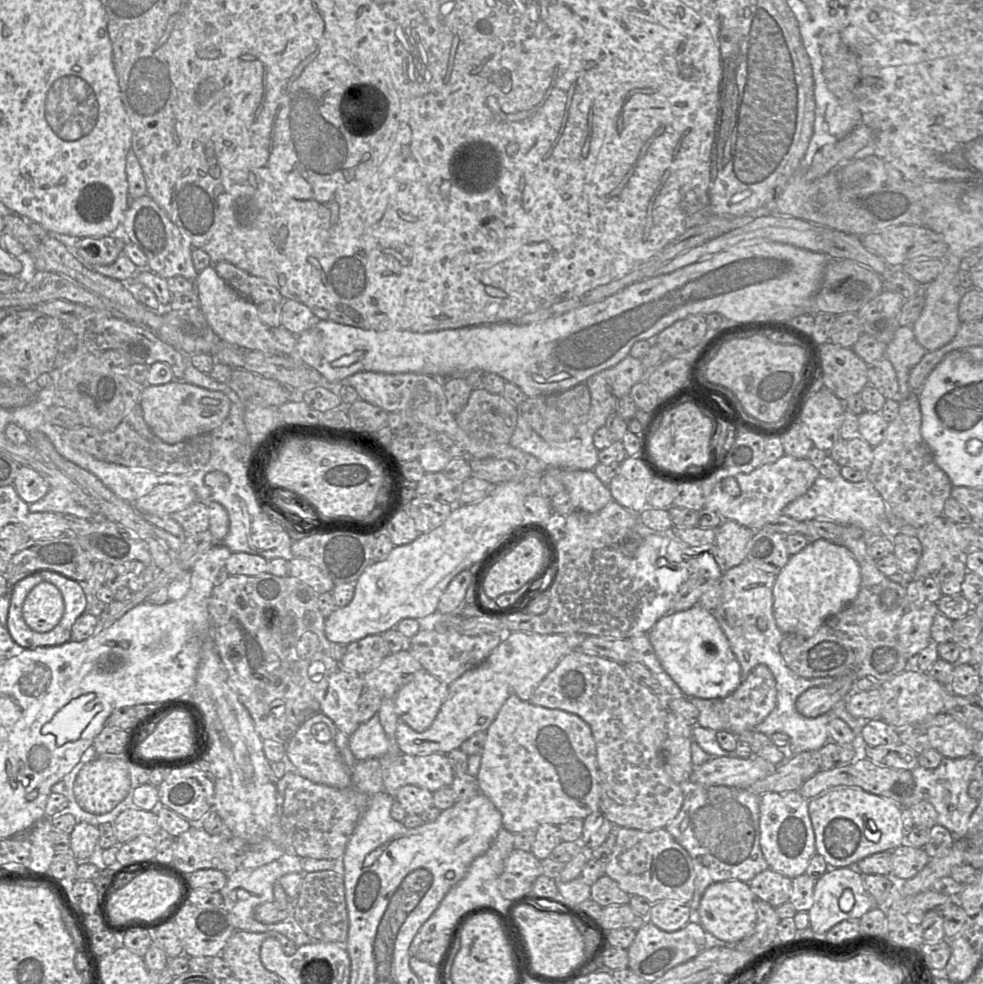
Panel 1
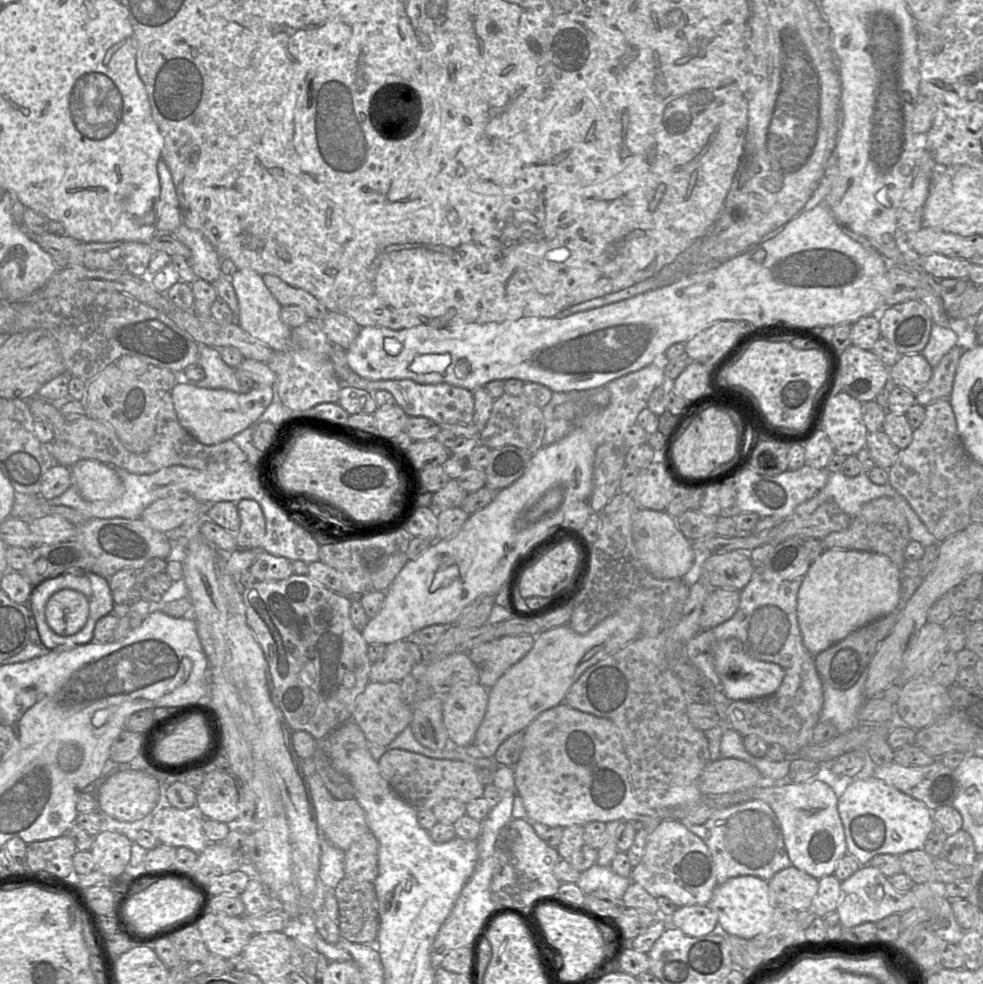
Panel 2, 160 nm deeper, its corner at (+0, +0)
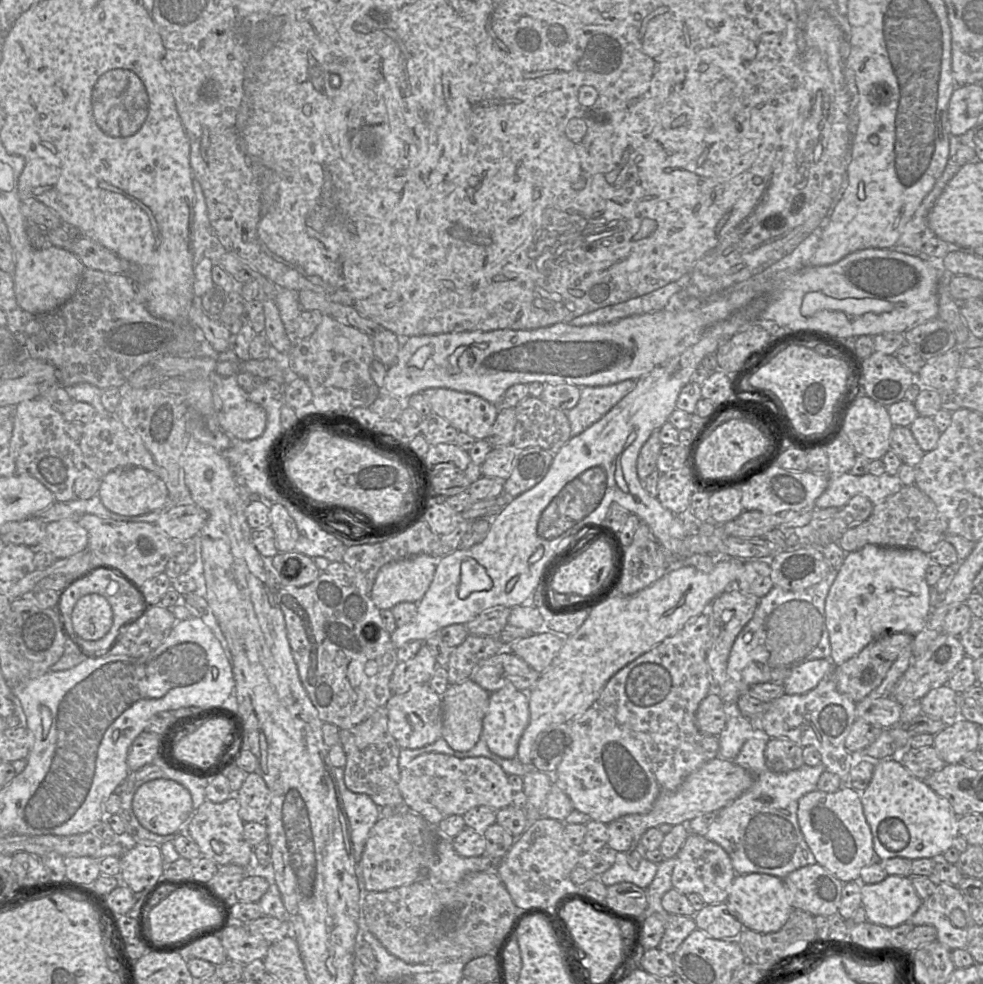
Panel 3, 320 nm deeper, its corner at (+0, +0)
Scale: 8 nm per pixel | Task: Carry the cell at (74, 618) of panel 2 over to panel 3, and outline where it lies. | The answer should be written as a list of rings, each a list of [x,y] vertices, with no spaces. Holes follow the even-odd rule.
[[[87,594],[74,605],[71,621],[73,630],[79,638],[87,641],[99,640],[112,627],[112,608],[103,596]]]

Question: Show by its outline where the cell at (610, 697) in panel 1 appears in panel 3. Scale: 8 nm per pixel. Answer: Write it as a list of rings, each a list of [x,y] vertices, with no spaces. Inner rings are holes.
[[[707,608],[704,613],[688,621],[676,634],[613,675],[601,690],[595,705],[605,715],[612,716],[626,727],[642,743],[662,791],[675,790],[691,772],[718,757],[718,738],[701,732],[695,723],[696,710],[713,687],[707,662],[709,640]]]

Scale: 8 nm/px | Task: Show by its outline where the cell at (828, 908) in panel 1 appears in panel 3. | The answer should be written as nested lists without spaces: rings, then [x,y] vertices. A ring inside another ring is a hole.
[[[888,875],[879,883],[861,885],[862,907],[871,923],[894,928],[908,922],[923,904],[908,876]]]

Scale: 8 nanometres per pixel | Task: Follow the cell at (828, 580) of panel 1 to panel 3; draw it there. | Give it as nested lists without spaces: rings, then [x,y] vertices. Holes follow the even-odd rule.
[[[867,545],[846,554],[825,601],[830,660],[836,666],[886,633],[913,636],[925,628],[933,608],[926,581],[926,570],[931,564],[929,554],[915,548]]]

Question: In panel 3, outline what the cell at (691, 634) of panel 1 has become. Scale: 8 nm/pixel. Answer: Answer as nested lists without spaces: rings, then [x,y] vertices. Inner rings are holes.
[[[830,659],[804,662],[791,669],[783,681],[785,694],[803,694],[814,689],[822,679],[833,675],[836,665]]]

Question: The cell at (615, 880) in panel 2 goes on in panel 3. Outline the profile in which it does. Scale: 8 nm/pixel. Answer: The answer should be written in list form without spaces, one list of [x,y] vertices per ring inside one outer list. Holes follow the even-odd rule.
[[[630,849],[618,852],[613,866],[597,878],[607,887],[629,882],[646,889],[655,878],[657,870],[658,864],[644,858],[641,849]]]

